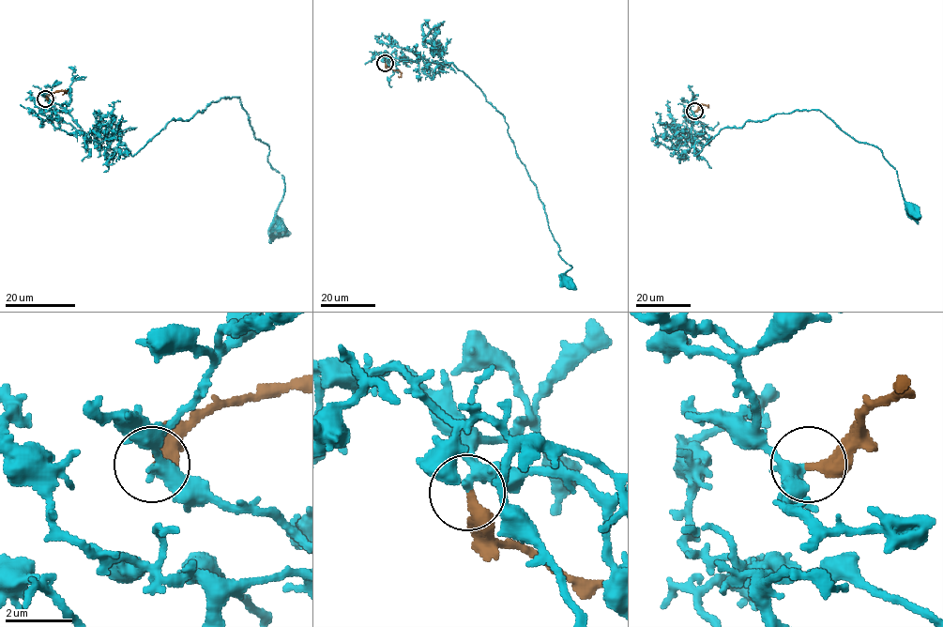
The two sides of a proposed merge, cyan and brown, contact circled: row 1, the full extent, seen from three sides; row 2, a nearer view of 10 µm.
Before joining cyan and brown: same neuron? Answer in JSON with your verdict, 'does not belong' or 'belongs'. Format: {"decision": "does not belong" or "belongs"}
{"decision": "belongs"}

